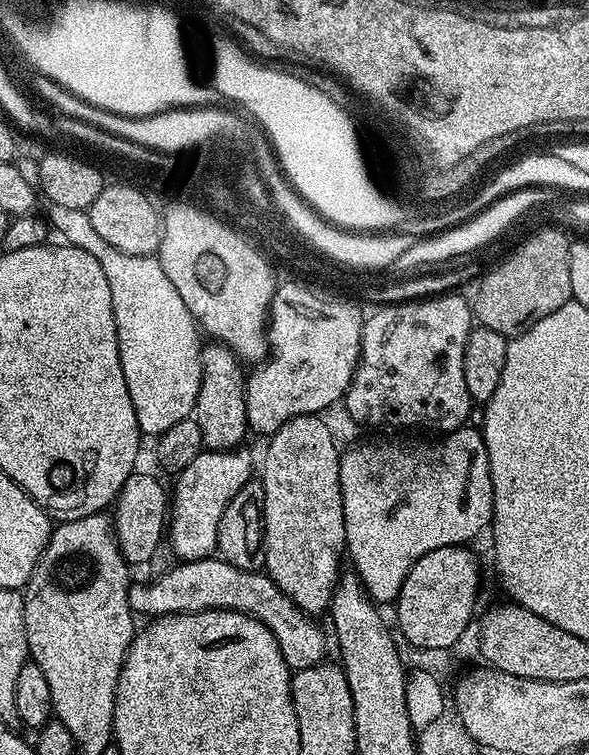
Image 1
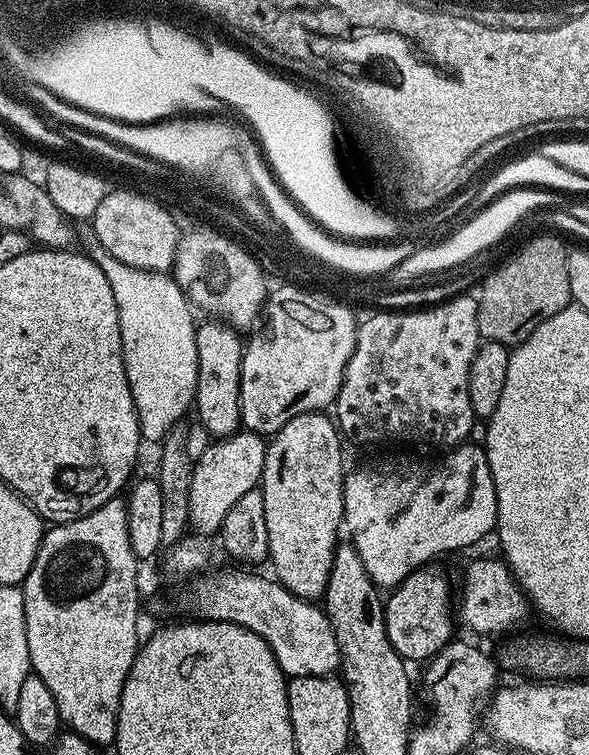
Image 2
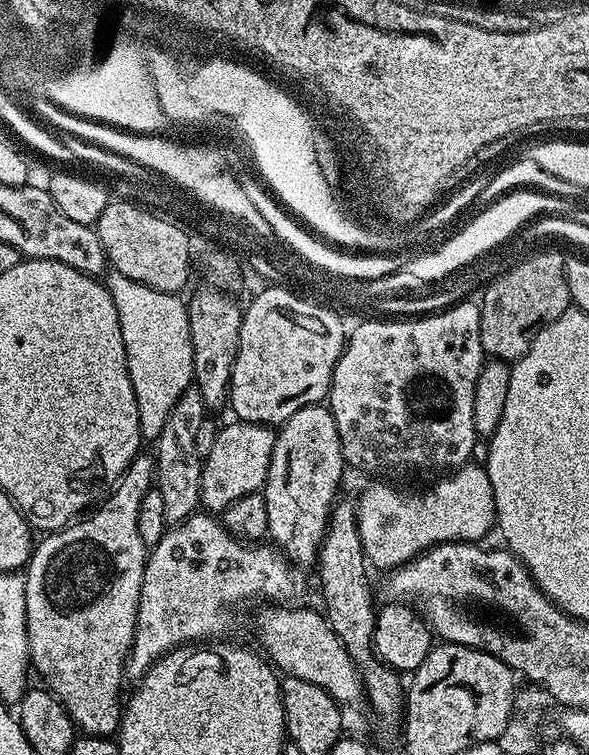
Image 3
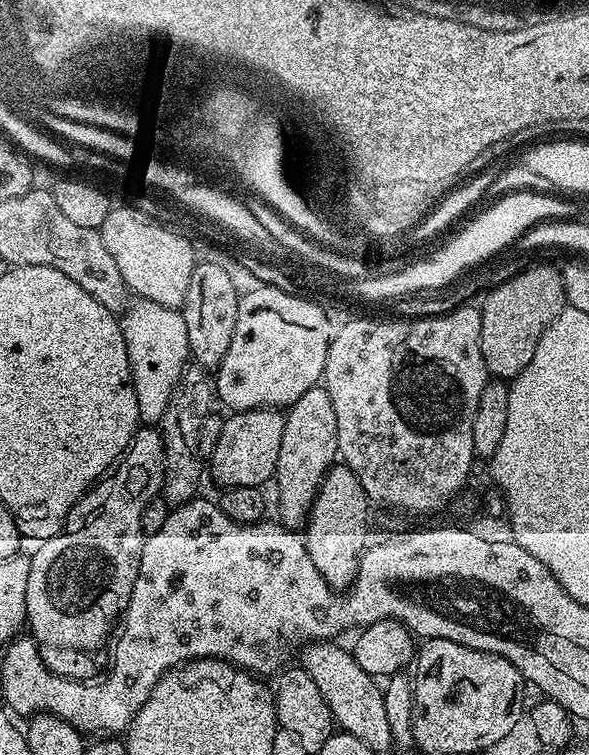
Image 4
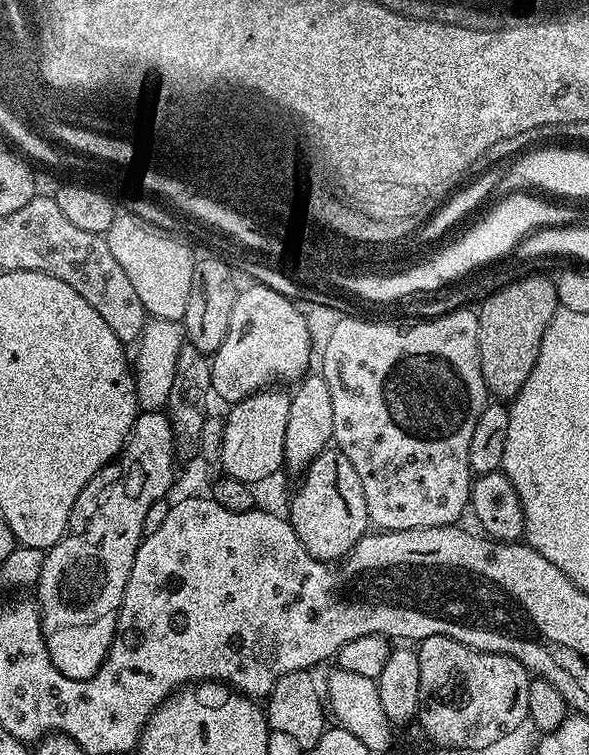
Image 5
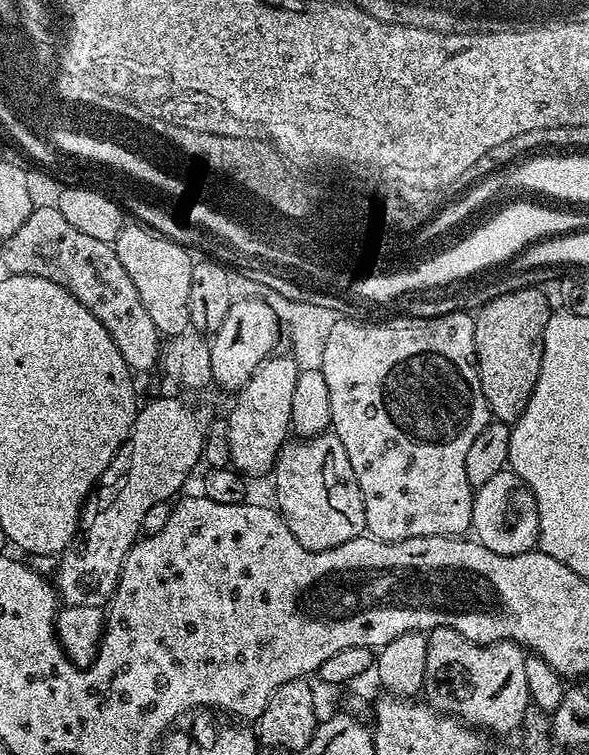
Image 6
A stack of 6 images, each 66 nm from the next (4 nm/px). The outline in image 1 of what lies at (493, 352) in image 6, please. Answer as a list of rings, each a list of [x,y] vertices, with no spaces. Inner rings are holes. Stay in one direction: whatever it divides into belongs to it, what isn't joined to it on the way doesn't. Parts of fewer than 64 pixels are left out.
[[[544,228],[524,240],[501,264],[489,267],[478,278],[464,285],[462,295],[472,311],[473,321],[506,338],[525,332],[534,322],[554,314],[572,300],[570,290],[570,240],[556,228]]]

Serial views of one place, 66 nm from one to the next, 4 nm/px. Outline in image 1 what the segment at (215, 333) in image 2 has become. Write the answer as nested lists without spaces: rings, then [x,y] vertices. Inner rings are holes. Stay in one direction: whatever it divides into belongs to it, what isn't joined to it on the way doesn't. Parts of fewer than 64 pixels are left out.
[[[208,342],[201,347],[202,382],[198,386],[198,398],[194,419],[198,430],[202,430],[202,442],[209,452],[227,452],[241,447],[244,435],[250,429],[246,418],[246,368],[236,353],[224,344]]]

